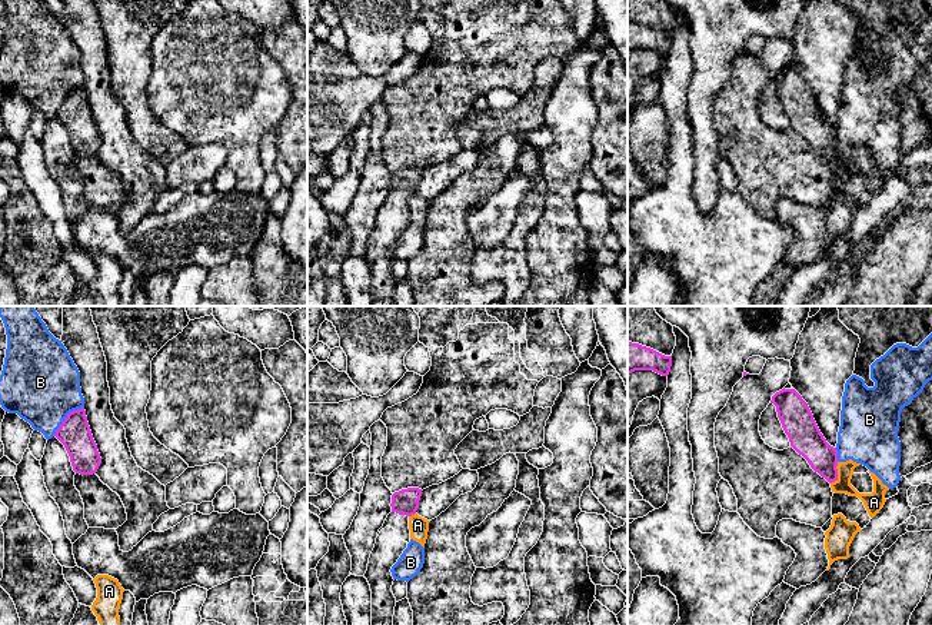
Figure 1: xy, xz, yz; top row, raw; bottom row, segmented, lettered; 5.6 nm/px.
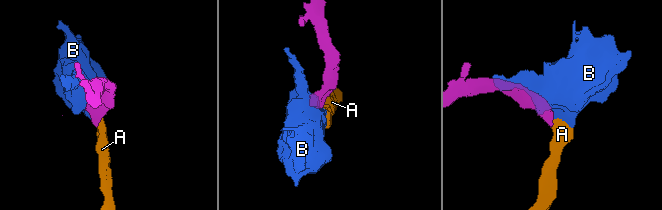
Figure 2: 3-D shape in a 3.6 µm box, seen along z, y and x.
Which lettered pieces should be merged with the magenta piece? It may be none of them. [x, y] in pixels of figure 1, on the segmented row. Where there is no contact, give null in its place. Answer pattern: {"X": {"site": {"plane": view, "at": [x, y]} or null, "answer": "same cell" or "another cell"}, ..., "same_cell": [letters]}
{"A": {"site": {"plane": "yz", "at": [836, 474]}, "answer": "another cell"}, "B": {"site": {"plane": "xy", "at": [66, 418]}, "answer": "another cell"}, "same_cell": []}

